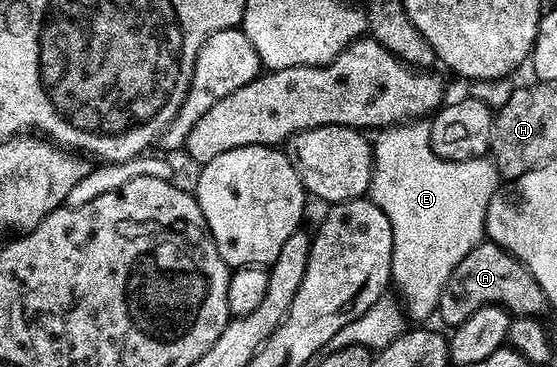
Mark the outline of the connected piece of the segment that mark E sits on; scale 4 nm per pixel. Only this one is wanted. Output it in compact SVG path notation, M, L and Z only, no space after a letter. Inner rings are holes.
M422 118L420 120L409 121L405 124L390 125L385 129L378 131L377 140L373 142L373 170L372 180L369 183L368 195L371 200L387 216L387 220L392 226L392 274L391 284L395 289L396 295L399 297L400 303L403 305L403 311L410 321L425 322L430 315L436 313L439 306L439 298L443 294L443 286L447 286L450 274L454 272L455 266L459 264L470 253L470 251L482 240L485 236L485 222L487 206L491 202L491 198L496 194L497 189L501 186L501 175L497 171L496 165L490 159L481 157L479 159L467 160L443 160L435 154L430 148L430 124L429 120Z

